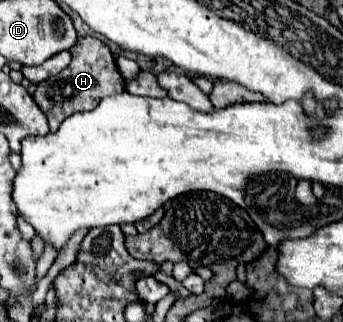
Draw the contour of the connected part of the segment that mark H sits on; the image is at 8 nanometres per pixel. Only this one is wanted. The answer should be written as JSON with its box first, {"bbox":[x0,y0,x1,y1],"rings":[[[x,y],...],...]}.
{"bbox":[33,37,125,131],"rings":[[[81,37],[75,49],[71,49],[71,57],[71,63],[59,75],[41,81],[33,93],[35,101],[41,105],[43,113],[49,119],[51,131],[55,131],[55,127],[59,127],[61,121],[71,113],[95,109],[105,95],[117,95],[125,89],[125,81],[117,69],[115,57],[101,39]]]}

